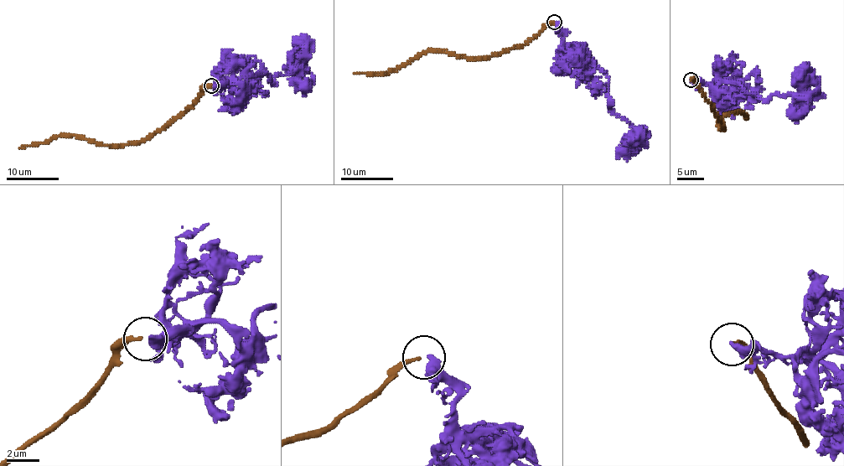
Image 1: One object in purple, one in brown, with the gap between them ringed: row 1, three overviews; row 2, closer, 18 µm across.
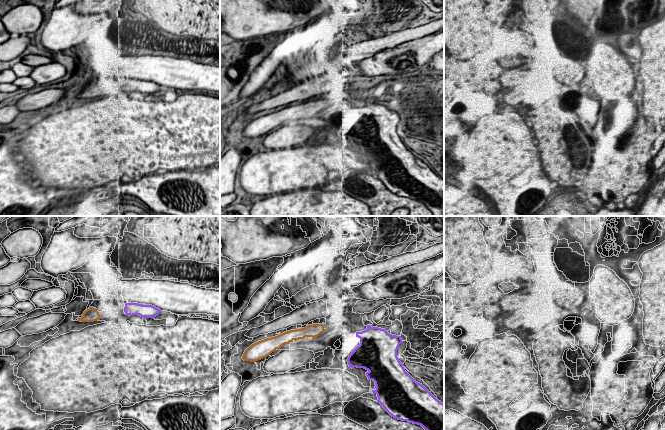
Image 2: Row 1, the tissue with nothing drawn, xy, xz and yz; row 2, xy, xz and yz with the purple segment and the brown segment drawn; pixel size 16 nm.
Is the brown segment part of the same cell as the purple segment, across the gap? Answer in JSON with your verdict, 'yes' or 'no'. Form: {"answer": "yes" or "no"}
{"answer": "yes"}

